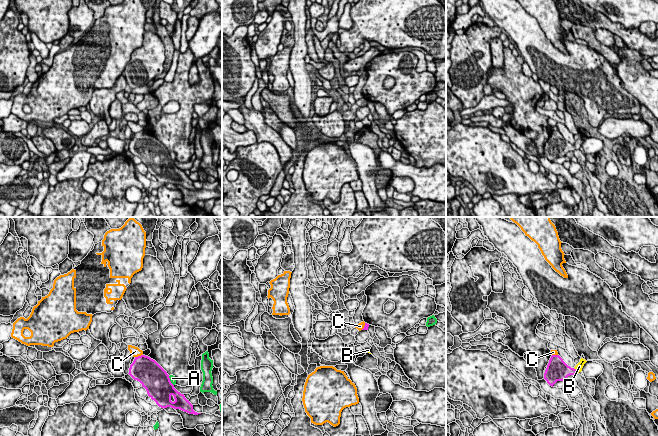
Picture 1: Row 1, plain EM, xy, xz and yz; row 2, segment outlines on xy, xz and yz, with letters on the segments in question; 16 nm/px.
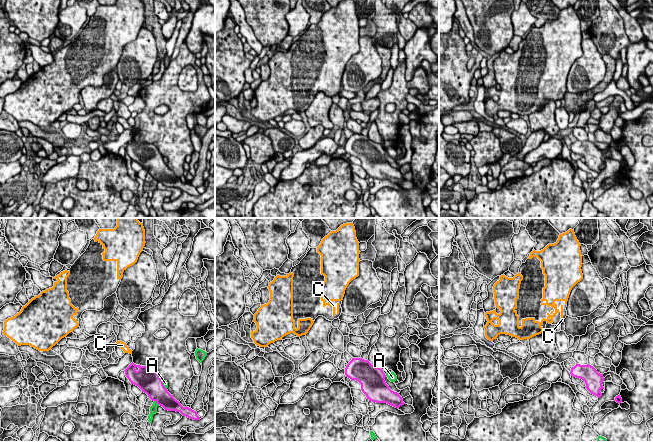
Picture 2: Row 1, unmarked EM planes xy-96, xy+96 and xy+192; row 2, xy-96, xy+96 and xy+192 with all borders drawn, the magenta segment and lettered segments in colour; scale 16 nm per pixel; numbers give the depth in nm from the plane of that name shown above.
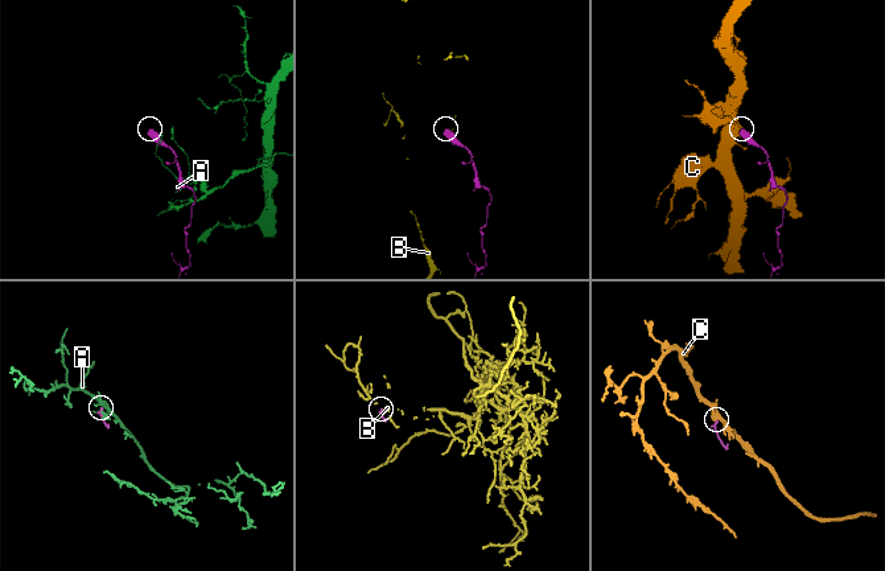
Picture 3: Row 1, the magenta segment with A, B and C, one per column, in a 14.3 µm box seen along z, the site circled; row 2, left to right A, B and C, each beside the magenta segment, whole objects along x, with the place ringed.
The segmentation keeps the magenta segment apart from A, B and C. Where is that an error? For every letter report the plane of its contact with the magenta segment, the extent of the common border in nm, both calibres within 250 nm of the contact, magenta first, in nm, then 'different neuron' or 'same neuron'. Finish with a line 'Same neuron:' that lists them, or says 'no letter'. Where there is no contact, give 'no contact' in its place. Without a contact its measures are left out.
A: contact in xy; length 180 nm; calibres 440 and 100 nm; different neuron
B: contact in yz; length 110 nm; calibres 280 and 120 nm; same neuron
C: contact in xy; length 140 nm; calibres 420 and 160 nm; different neuron
Same neuron: B

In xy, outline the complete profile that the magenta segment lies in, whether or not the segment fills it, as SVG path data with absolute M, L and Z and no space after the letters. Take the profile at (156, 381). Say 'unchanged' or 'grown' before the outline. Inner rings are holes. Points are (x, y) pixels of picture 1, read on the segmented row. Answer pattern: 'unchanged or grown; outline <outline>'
unchanged; outline M145 355L135 357L128 374L142 384L148 396L159 407L180 409L194 415L201 414L193 410L193 405L184 394L174 388L167 372L150 357Z

